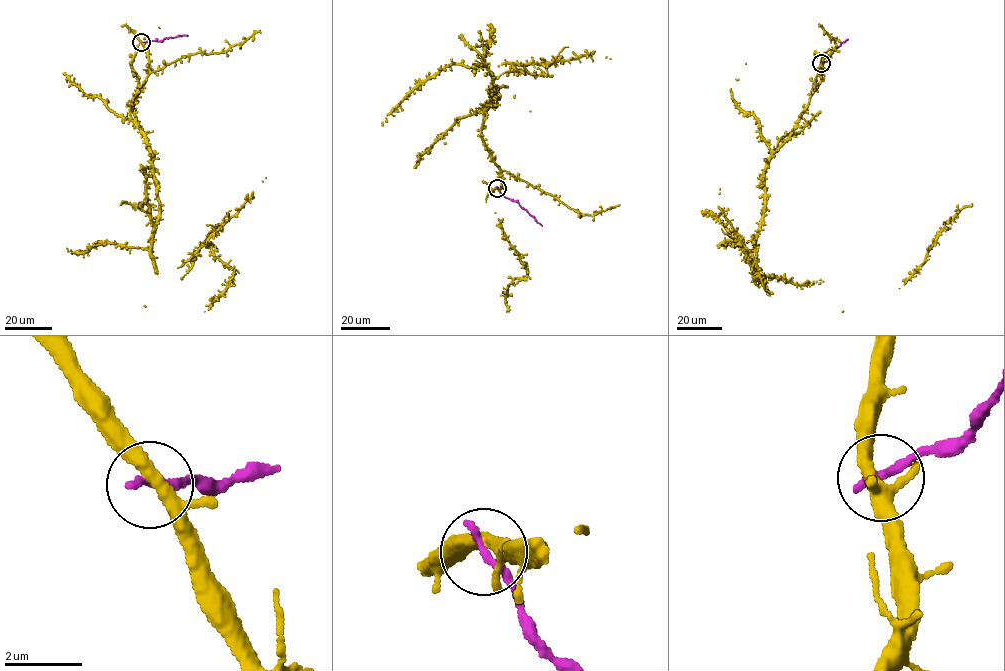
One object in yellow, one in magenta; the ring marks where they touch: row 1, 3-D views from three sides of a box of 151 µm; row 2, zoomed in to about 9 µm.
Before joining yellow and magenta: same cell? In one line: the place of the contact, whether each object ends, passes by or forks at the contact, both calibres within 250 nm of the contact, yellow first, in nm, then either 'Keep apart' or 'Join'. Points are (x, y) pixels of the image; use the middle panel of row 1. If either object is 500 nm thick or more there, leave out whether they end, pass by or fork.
Place: (497, 188). At the ring yellow forks. At the ring magenta ends. Thickness 300 nm (yellow) against 280 nm. Keep apart

